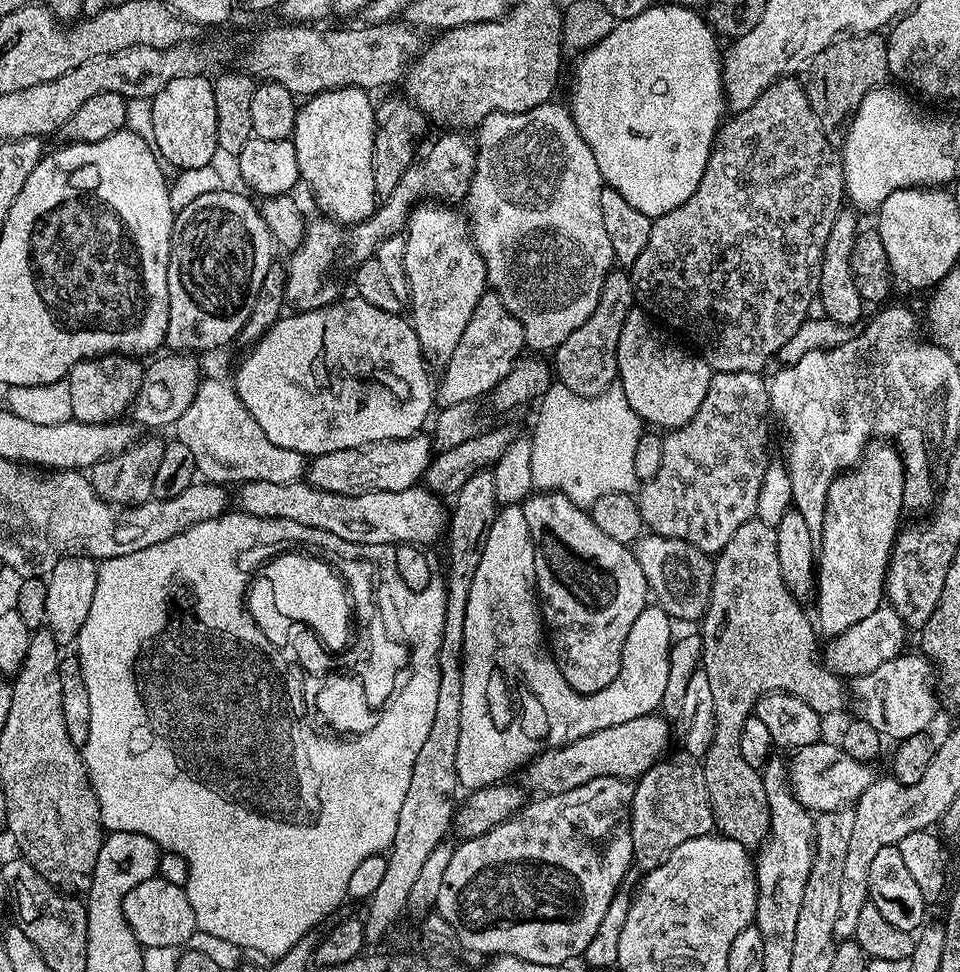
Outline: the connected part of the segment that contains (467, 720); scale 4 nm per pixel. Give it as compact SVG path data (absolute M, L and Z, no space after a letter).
M505 504L508 509L508 556L480 556L472 574L466 598L464 618L464 665L462 666L462 726L458 730L458 762L456 778L464 790L485 788L501 783L512 771L523 769L529 760L541 756L549 748L586 738L606 726L619 726L630 718L653 715L664 704L666 674L670 674L670 650L674 639L673 621L658 606L644 608L622 650L618 678L610 686L602 686L594 694L582 694L562 678L556 659L546 647L546 629L536 591L534 546L526 526L526 514L520 504Z

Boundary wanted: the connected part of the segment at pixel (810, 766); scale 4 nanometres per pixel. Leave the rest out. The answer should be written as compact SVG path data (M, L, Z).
M817 742L795 749L788 764L788 782L792 785L792 792L813 814L855 805L874 779L871 763L850 758L850 754L842 751L839 743L824 743Z

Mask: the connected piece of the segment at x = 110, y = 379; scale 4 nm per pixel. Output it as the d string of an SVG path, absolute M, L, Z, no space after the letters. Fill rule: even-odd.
M97 356L94 360L83 360L69 370L66 377L70 386L71 419L87 424L110 424L131 409L142 386L145 365L135 356Z

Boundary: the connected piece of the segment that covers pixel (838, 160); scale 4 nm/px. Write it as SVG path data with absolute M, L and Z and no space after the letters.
M784 76L766 90L762 90L762 94L754 98L754 106L746 106L746 110L729 115L721 123L716 141L712 143L712 153L706 162L706 170L702 174L702 182L698 182L698 190L694 190L694 194L690 194L690 198L686 198L682 206L670 210L670 214L662 214L653 219L650 242L646 242L646 250L642 250L642 254L638 254L638 258L630 265L636 300L644 303L645 305L641 305L657 321L663 322L669 329L677 328L678 331L685 332L697 344L695 345L697 349L704 348L700 350L713 372L763 373L768 359L775 352L782 351L799 334L800 327L808 320L810 302L818 299L826 238L830 238L830 226L834 226L836 217L842 211L840 203L845 203L845 200L844 162L841 153L837 145L826 138L822 130L822 122L818 122L810 106L810 98L806 98L803 83L796 76Z

